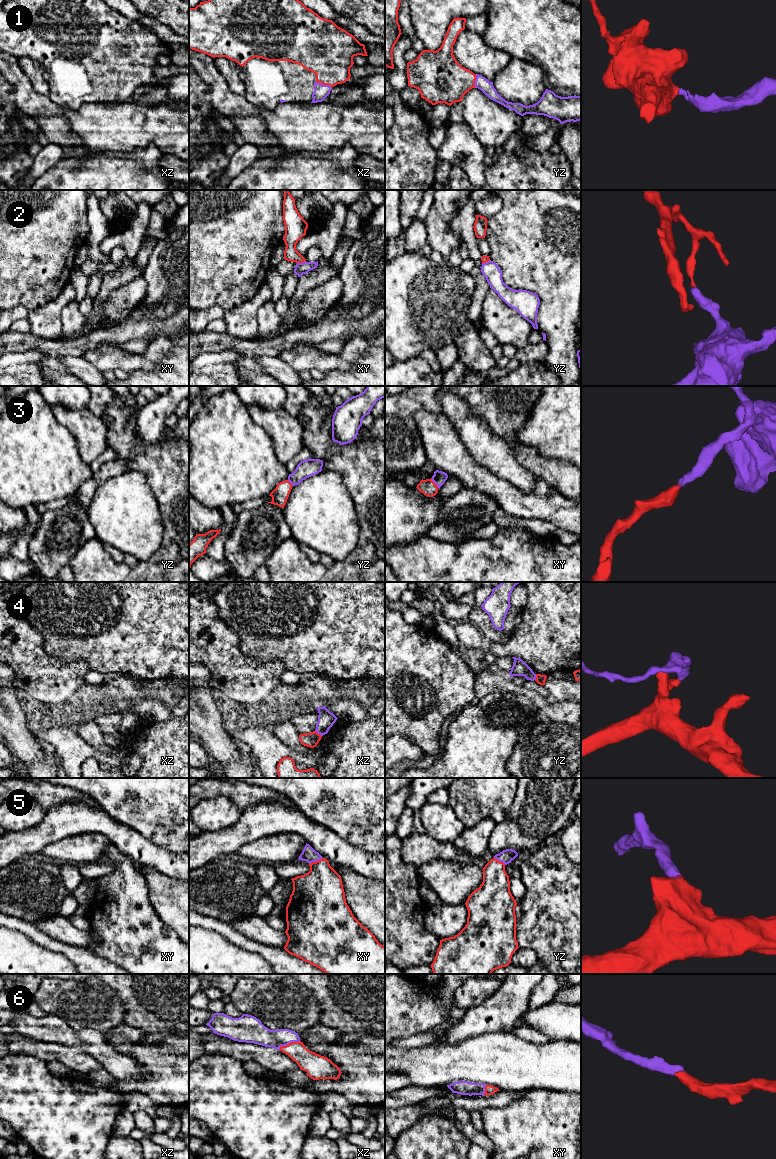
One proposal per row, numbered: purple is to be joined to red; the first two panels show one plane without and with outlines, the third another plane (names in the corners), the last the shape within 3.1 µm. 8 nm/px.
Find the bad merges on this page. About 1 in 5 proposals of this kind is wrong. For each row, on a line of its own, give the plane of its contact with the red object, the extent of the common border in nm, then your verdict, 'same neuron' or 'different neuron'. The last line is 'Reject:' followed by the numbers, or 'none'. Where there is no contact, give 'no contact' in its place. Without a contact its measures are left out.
1: meets red in xz; contact 140 nm long; same neuron
2: meets red in xy; contact 80 nm long; different neuron
3: meets red in xy; contact 100 nm long; same neuron
4: meets red in xz; contact 80 nm long; different neuron
5: meets red in xy; contact 130 nm long; same neuron
6: meets red in xz; contact 200 nm long; same neuron
Reject: 2, 4

